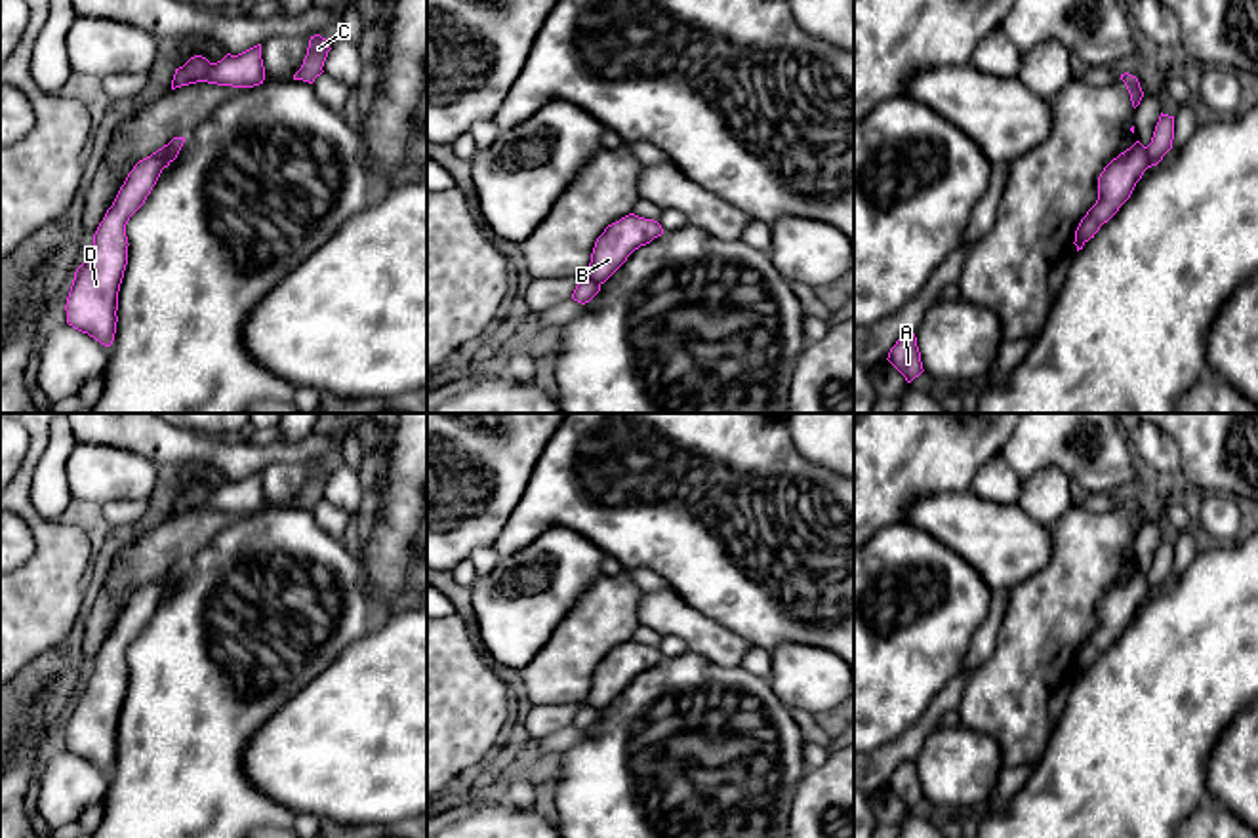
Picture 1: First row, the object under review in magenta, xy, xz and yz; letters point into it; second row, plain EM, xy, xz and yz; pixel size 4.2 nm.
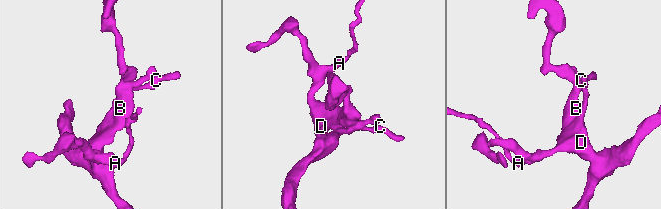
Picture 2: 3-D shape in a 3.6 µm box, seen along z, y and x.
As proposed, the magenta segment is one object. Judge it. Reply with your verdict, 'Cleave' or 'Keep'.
Cleave

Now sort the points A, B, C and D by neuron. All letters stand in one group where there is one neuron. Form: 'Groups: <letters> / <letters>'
Groups: A C D / B

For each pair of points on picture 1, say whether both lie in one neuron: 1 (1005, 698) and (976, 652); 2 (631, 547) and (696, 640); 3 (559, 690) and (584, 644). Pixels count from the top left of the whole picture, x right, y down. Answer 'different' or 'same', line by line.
1: different
2: different
3: same

